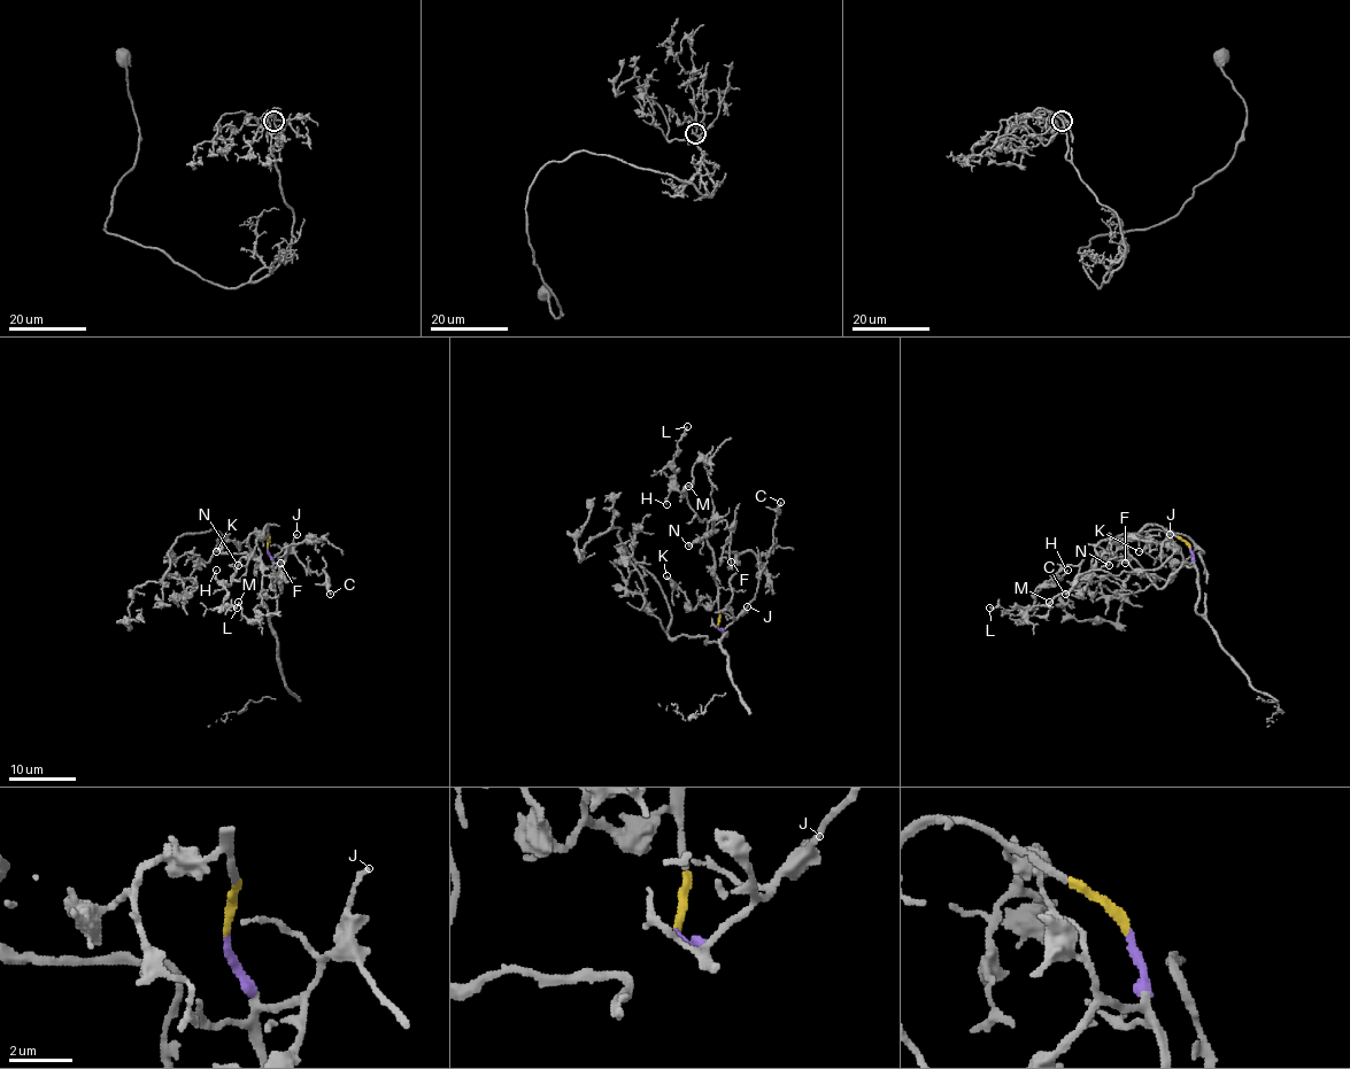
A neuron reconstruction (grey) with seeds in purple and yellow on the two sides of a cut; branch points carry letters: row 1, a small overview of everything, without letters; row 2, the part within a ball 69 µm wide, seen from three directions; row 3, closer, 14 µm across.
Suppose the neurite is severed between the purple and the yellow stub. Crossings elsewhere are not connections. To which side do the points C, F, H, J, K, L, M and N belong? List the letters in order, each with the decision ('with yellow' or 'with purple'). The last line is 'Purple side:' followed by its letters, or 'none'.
C: with purple
F: with purple
H: with yellow
J: with purple
K: with yellow
L: with yellow
M: with yellow
N: with yellow
Purple side: C, F, J

